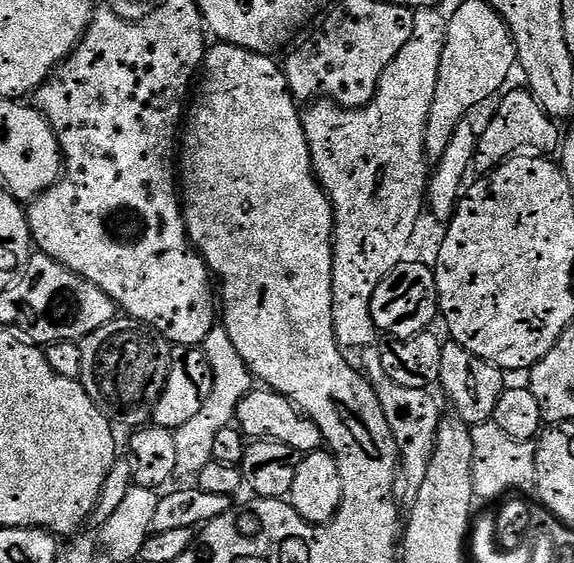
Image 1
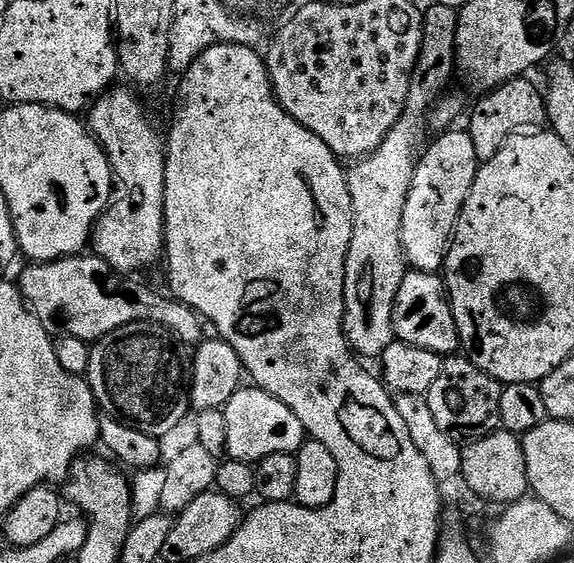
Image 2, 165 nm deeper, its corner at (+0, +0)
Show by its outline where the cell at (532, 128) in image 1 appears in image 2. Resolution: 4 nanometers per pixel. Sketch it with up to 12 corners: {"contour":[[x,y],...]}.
{"contour":[[507,80],[471,105],[482,162],[511,136],[548,123],[544,92]]}

